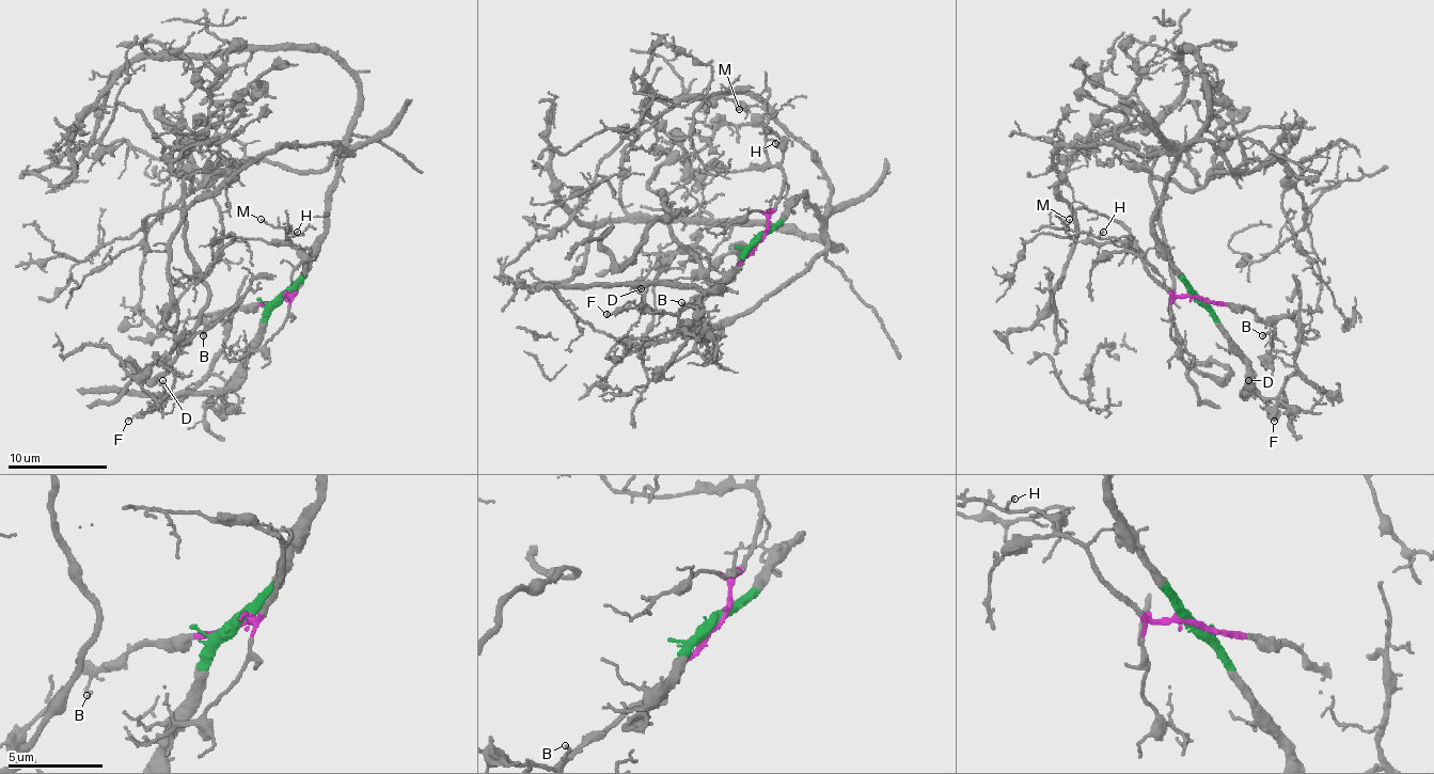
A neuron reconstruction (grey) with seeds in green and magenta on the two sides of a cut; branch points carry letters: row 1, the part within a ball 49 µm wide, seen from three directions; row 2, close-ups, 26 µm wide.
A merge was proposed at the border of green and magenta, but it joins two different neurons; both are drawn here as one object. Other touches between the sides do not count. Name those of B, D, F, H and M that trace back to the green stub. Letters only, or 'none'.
D, F

